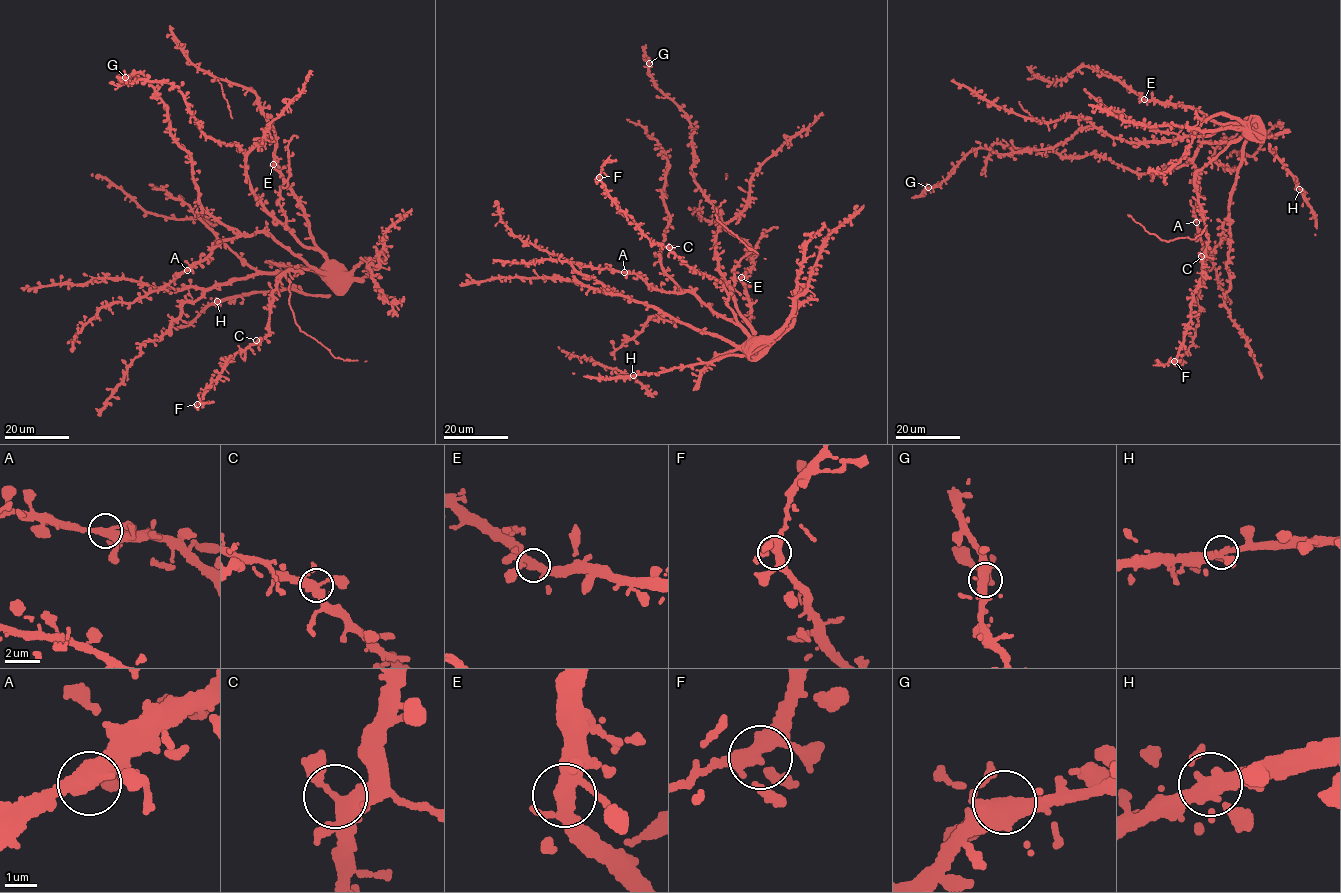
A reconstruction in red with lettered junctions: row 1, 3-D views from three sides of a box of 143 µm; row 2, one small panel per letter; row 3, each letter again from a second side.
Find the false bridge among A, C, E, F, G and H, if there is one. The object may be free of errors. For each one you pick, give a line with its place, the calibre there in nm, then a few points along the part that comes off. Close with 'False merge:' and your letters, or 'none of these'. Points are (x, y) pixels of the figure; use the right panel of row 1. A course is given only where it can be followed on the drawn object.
False merge: none of these

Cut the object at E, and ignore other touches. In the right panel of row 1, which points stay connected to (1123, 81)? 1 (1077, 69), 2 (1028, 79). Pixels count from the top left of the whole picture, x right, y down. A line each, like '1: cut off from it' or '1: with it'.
1: with it
2: with it

